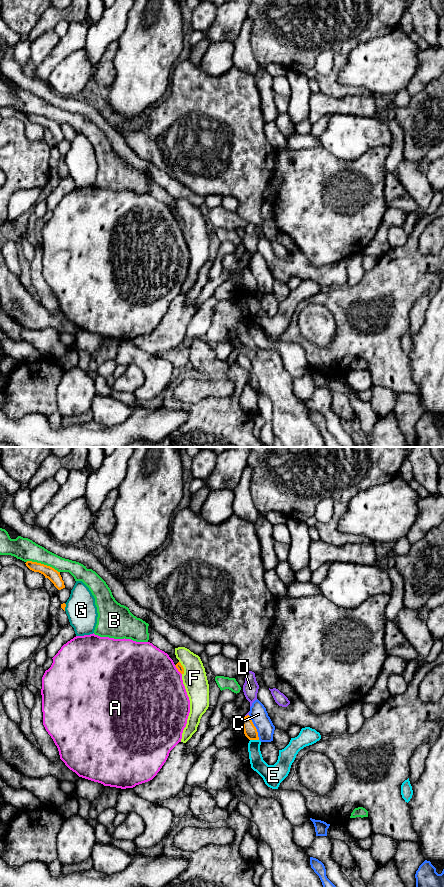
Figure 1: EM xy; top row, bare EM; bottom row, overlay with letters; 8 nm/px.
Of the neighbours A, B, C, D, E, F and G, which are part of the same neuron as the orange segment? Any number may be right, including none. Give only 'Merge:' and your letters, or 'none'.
Merge: none

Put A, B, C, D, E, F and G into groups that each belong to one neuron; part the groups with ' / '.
A / B / C / D / E / F / G

